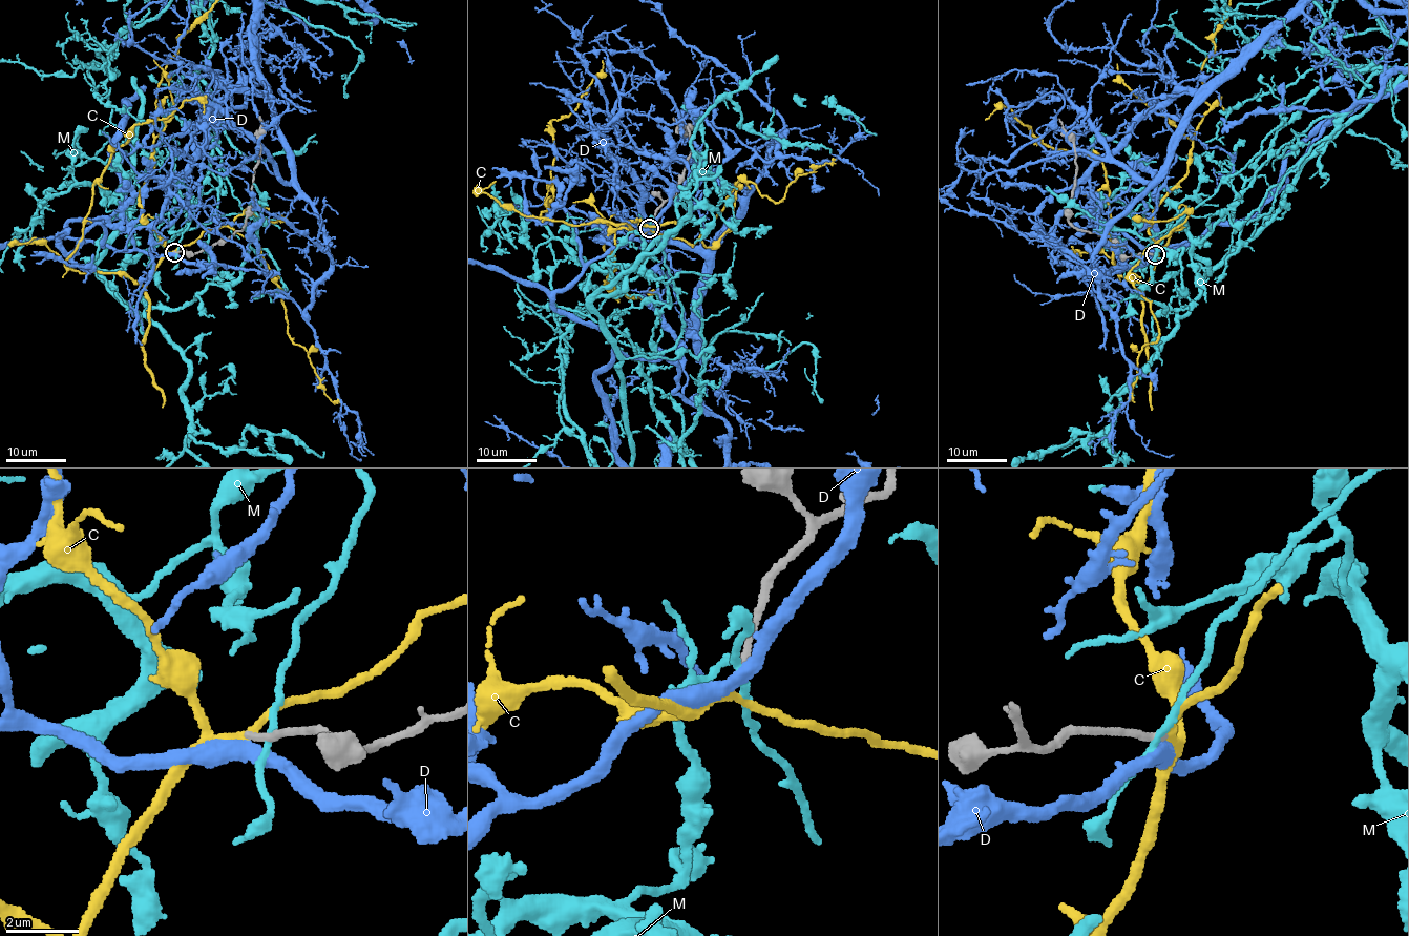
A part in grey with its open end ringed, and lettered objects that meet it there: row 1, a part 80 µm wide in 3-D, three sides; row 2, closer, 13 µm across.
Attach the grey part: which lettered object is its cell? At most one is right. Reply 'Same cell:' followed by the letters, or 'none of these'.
Same cell: C

